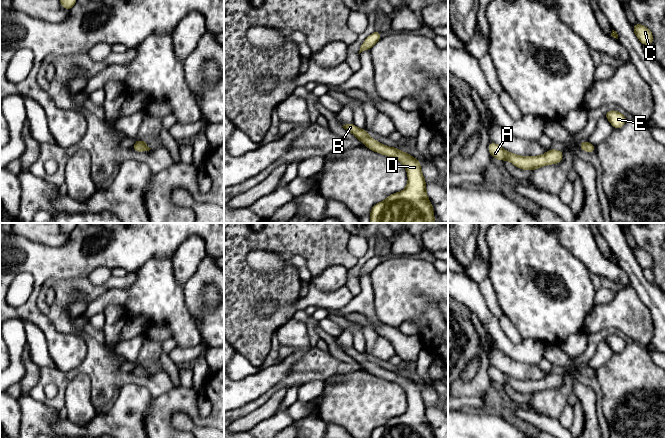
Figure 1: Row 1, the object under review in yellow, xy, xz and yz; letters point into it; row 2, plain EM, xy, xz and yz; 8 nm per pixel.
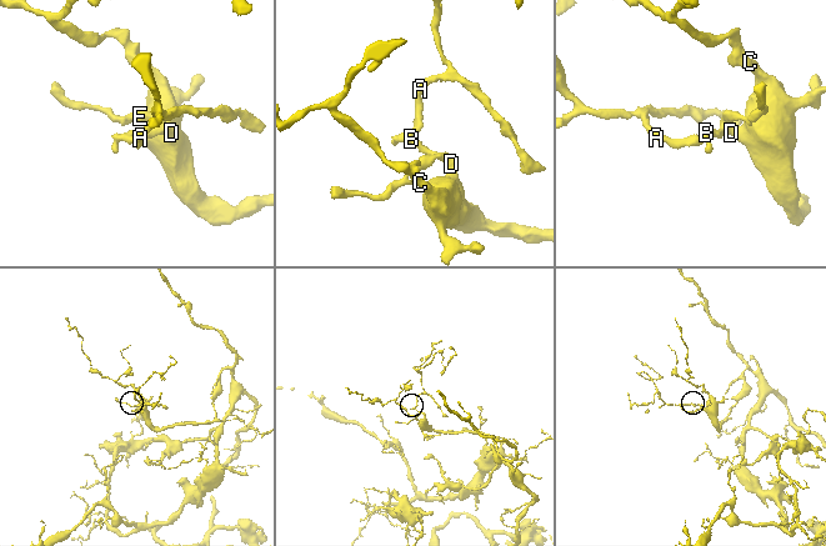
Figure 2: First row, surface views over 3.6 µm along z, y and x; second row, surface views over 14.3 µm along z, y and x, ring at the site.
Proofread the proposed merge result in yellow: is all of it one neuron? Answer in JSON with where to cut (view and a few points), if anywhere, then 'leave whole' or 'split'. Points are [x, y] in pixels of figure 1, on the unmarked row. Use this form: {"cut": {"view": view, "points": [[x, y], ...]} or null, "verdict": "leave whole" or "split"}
{"cut": null, "verdict": "leave whole"}

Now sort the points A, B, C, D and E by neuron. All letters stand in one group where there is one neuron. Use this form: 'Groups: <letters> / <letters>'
Groups: A B C D E

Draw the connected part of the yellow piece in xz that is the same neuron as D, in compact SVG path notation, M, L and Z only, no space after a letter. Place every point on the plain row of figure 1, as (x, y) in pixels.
M354 347L342 351L356 360L368 373L399 384L408 398L408 408L405 413L375 428L370 438L434 438L433 430L426 417L426 405L419 384L398 372L379 367L368 360L366 353L359 353Z

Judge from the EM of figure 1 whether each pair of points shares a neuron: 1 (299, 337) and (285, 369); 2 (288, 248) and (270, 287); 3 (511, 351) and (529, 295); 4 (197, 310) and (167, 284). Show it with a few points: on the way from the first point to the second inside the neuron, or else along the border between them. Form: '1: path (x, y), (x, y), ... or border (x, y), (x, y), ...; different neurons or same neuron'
1: path (299, 345), (299, 352), (290, 361); same neuron
2: path (287, 258), (287, 271), (280, 278); same neuron
3: border (524, 339), (538, 339), (547, 344); different neurons
4: border (183, 286), (185, 306), (193, 315), (200, 318); different neurons

